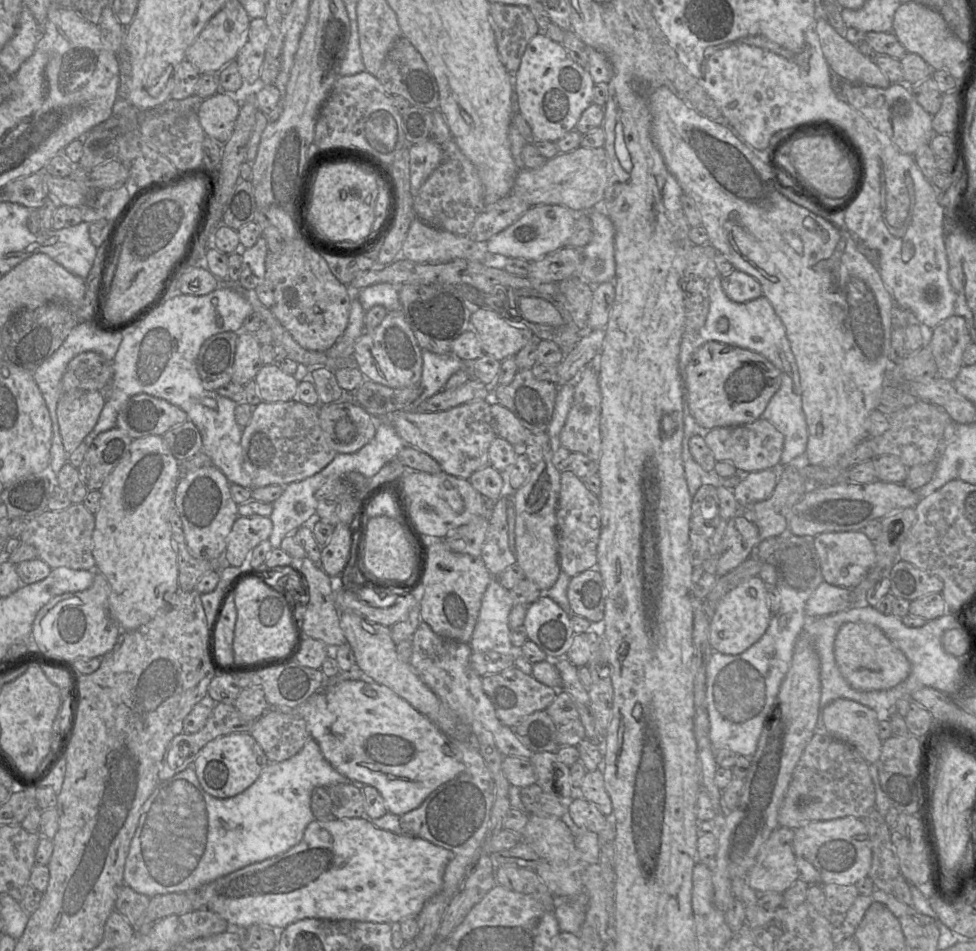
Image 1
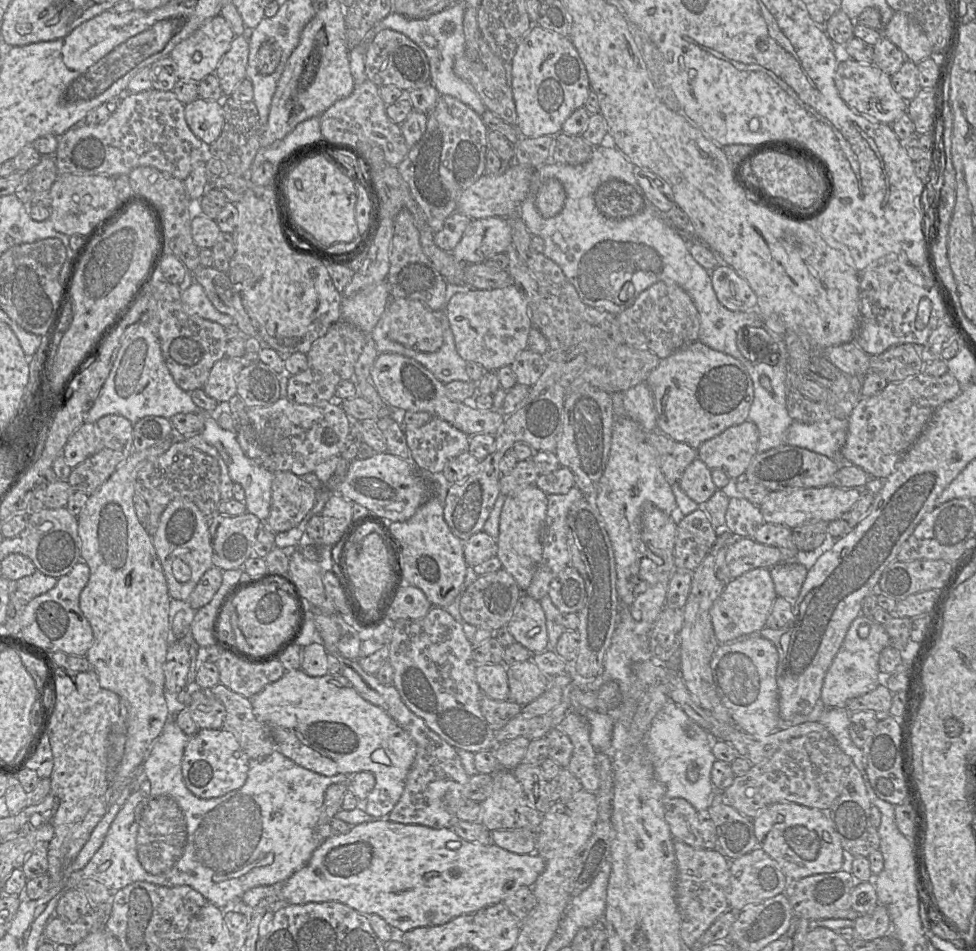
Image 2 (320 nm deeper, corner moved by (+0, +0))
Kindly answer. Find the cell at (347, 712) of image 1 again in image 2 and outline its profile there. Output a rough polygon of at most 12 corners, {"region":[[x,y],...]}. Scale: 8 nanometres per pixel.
{"region":[[301,668],[249,699],[277,750],[372,772],[388,818],[416,744],[342,674]]}

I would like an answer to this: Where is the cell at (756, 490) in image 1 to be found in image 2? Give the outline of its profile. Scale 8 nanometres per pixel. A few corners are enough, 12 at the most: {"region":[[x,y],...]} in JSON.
{"region":[[739,494],[729,499],[724,529],[753,538],[764,520]]}

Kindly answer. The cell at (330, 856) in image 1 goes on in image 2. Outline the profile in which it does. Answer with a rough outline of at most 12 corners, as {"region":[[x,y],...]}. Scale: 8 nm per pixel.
{"region":[[384,818],[280,884],[403,932],[533,887],[545,861]]}

